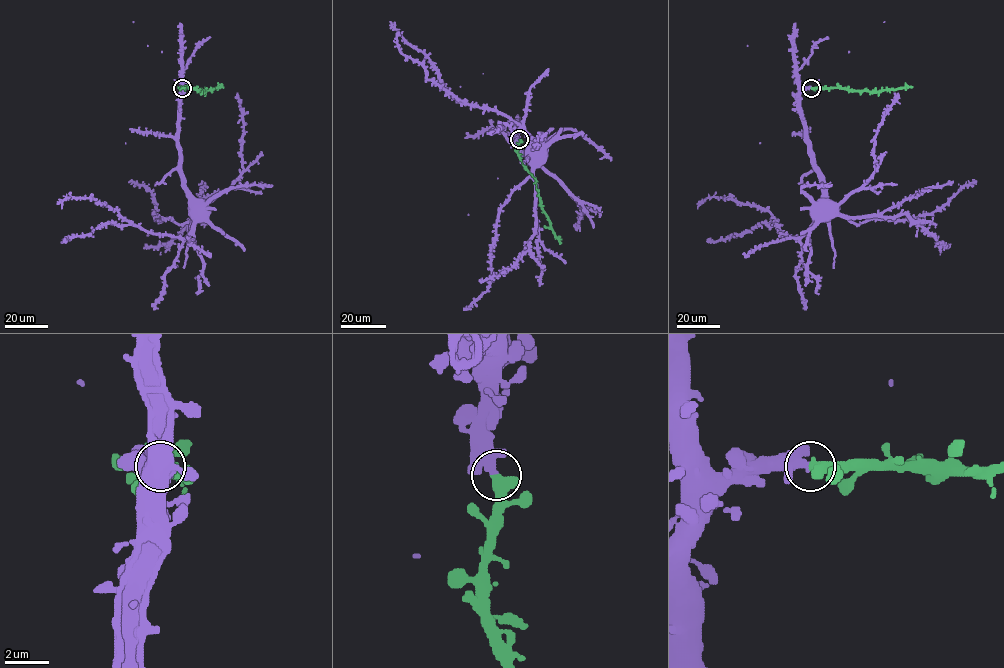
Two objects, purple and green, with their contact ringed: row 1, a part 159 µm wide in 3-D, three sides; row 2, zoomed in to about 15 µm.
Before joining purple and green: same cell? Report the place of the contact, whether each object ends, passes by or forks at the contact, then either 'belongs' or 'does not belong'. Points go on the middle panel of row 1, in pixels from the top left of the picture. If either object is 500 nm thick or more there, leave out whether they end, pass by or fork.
at (519, 139); belongs

